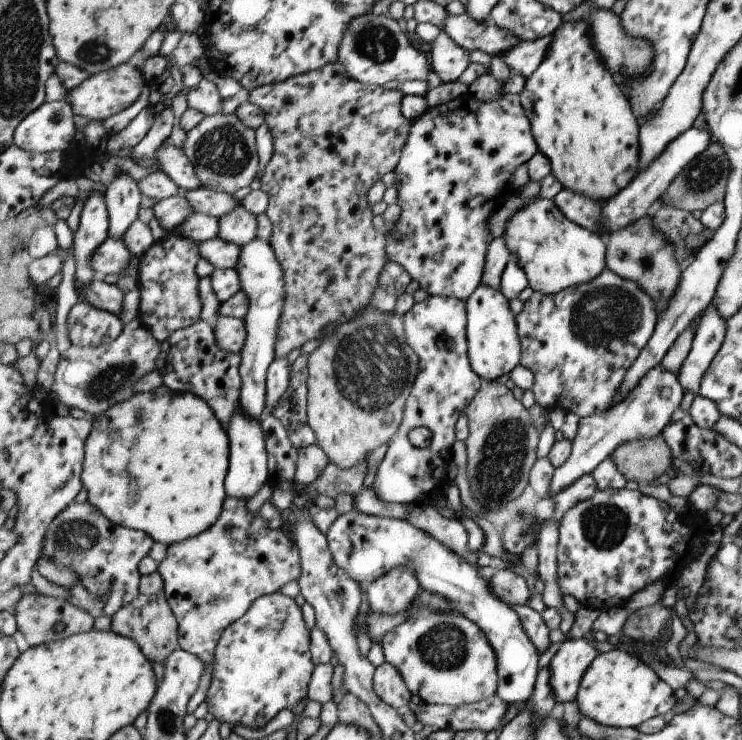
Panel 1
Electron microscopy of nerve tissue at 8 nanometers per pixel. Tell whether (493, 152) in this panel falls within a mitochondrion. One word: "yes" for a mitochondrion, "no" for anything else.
no

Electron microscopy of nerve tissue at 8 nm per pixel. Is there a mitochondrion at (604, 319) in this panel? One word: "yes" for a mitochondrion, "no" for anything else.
yes

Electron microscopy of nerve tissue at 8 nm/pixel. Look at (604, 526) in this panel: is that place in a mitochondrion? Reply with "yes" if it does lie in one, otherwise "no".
yes

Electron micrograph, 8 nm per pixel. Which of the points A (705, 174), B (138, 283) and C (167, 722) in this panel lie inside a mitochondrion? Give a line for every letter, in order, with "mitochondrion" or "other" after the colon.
A: mitochondrion
B: other
C: mitochondrion

